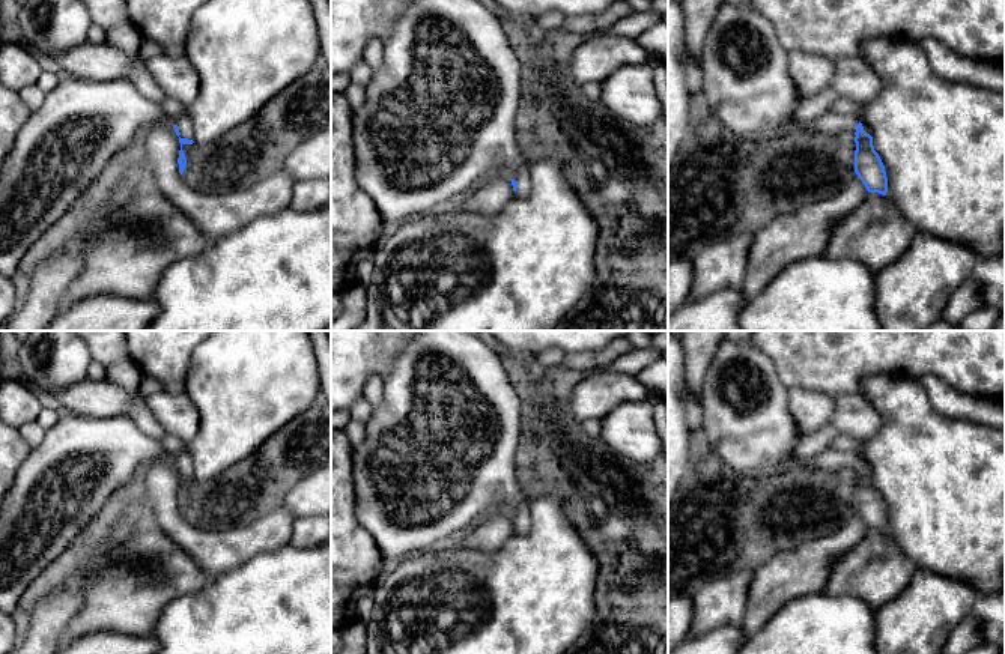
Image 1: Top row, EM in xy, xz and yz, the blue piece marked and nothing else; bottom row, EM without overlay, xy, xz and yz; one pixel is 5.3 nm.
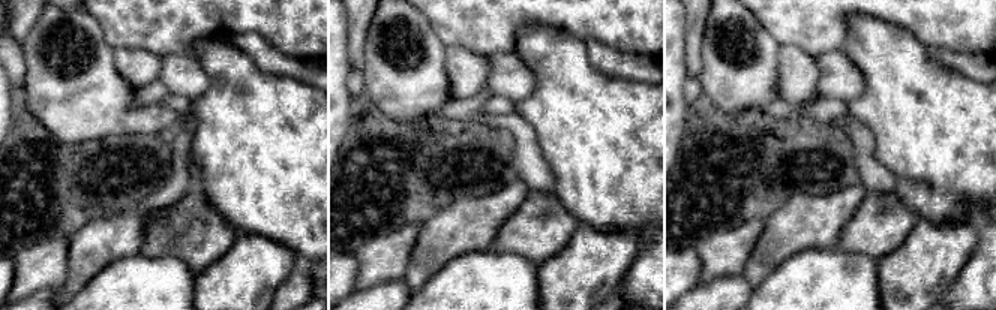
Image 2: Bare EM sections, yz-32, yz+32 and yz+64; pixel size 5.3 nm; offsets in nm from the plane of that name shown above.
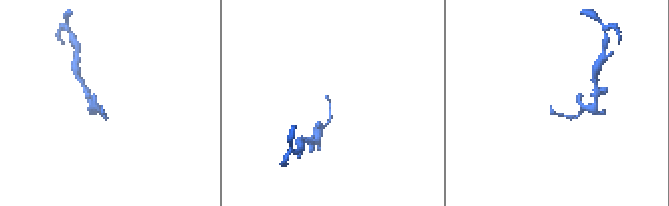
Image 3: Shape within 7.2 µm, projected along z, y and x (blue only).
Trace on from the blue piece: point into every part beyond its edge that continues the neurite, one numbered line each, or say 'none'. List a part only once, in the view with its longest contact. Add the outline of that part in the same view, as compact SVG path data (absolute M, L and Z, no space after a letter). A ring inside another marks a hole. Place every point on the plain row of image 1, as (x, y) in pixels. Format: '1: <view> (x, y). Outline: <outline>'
1: yz (746, 420). Outline: M722 337L706 371L700 400L701 433L707 438L710 448L739 477L775 475L805 465L827 471L846 468L855 472L859 459L873 474L871 465L862 456L830 447L808 460L799 460L793 454L793 447L802 436L790 413L788 388L781 382L773 361L751 343L733 343Z

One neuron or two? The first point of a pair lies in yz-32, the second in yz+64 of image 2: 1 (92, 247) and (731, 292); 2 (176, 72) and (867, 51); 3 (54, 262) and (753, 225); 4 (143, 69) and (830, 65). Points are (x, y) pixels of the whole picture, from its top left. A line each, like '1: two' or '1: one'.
1: two
2: two
3: one
4: two

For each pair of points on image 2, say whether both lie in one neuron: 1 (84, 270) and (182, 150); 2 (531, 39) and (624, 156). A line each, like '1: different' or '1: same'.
1: same
2: same

